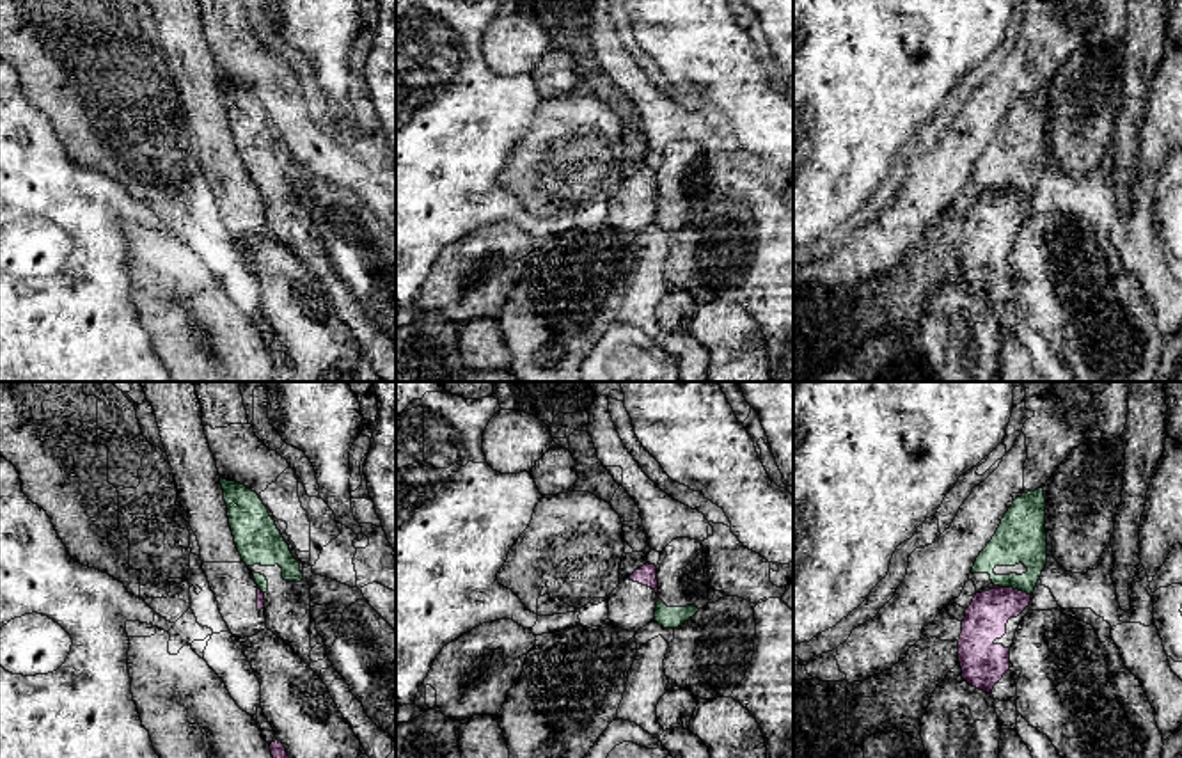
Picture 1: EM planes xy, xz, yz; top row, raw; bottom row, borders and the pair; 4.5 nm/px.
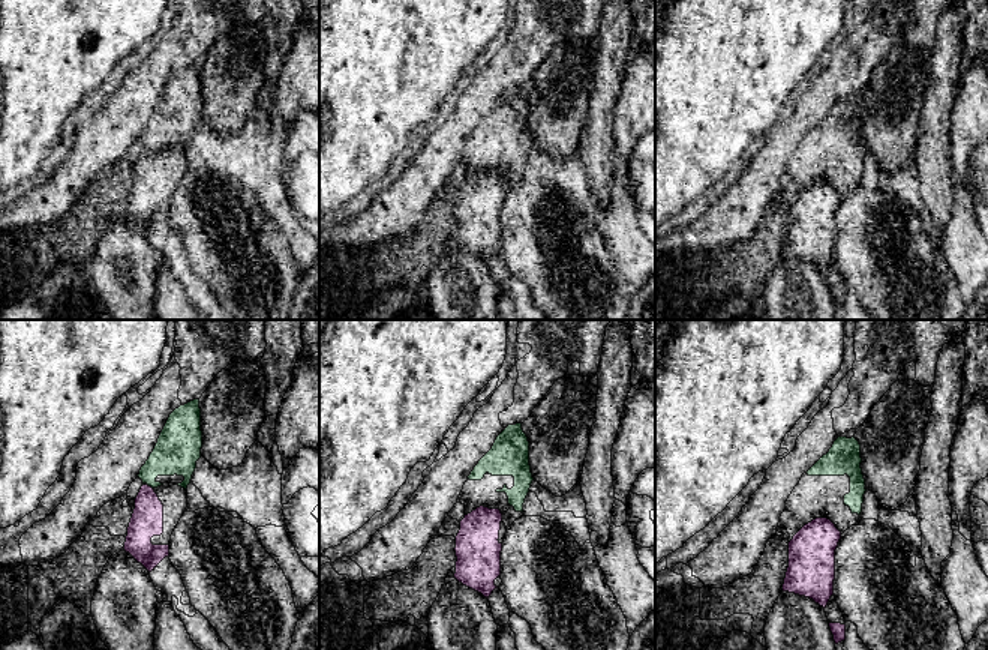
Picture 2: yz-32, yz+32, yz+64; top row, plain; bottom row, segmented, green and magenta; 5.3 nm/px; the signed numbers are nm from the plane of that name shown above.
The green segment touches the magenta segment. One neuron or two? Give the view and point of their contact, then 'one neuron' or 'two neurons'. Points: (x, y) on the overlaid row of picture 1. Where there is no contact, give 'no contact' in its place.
meets green in yz at (1012, 586); two neurons

